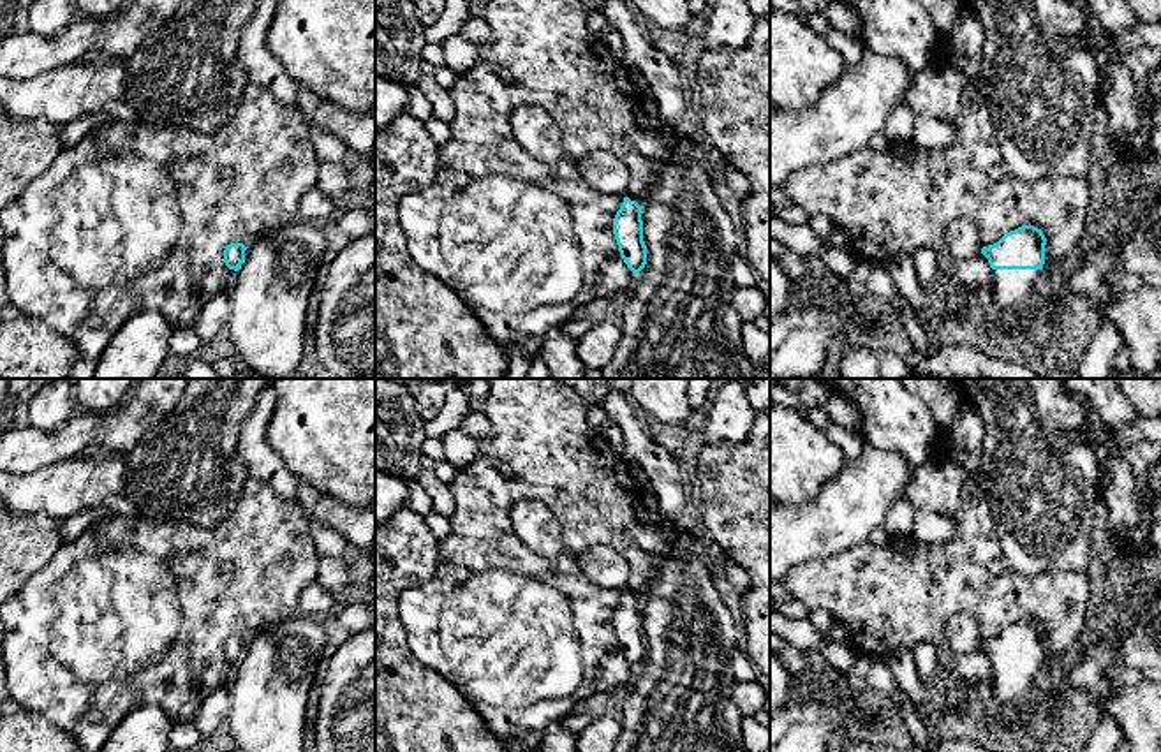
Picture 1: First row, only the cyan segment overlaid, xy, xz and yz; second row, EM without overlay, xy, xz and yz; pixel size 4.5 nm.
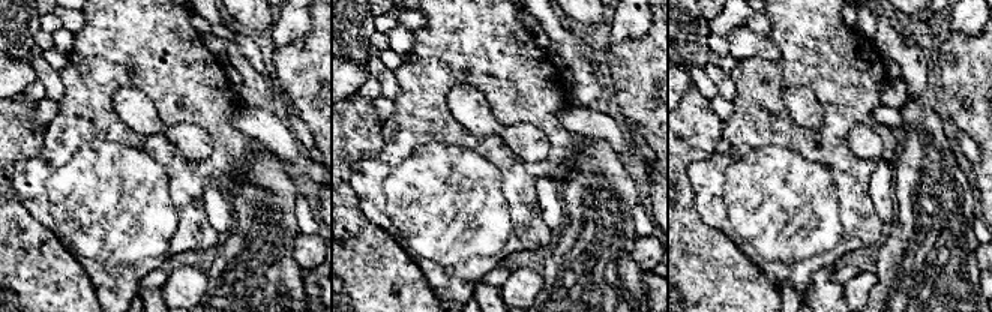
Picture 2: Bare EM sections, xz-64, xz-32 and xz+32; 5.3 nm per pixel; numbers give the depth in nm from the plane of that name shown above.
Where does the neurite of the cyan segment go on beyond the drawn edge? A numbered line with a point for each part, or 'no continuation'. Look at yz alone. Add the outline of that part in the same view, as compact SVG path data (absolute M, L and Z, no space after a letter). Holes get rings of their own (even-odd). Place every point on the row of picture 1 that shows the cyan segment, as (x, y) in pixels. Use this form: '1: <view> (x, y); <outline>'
1: yz (1010, 291); M992 269L990 298L983 306L990 322L1004 321L1009 313L1025 308L1032 294L1032 282L1041 269Z

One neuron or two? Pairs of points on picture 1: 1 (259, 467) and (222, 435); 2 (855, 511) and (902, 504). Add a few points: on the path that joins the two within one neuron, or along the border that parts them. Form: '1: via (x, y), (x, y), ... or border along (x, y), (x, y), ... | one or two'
1: border along (252, 409), (238, 434), (238, 458), (251, 474) | two
2: border along (906, 492), (888, 511), (883, 525) | two

